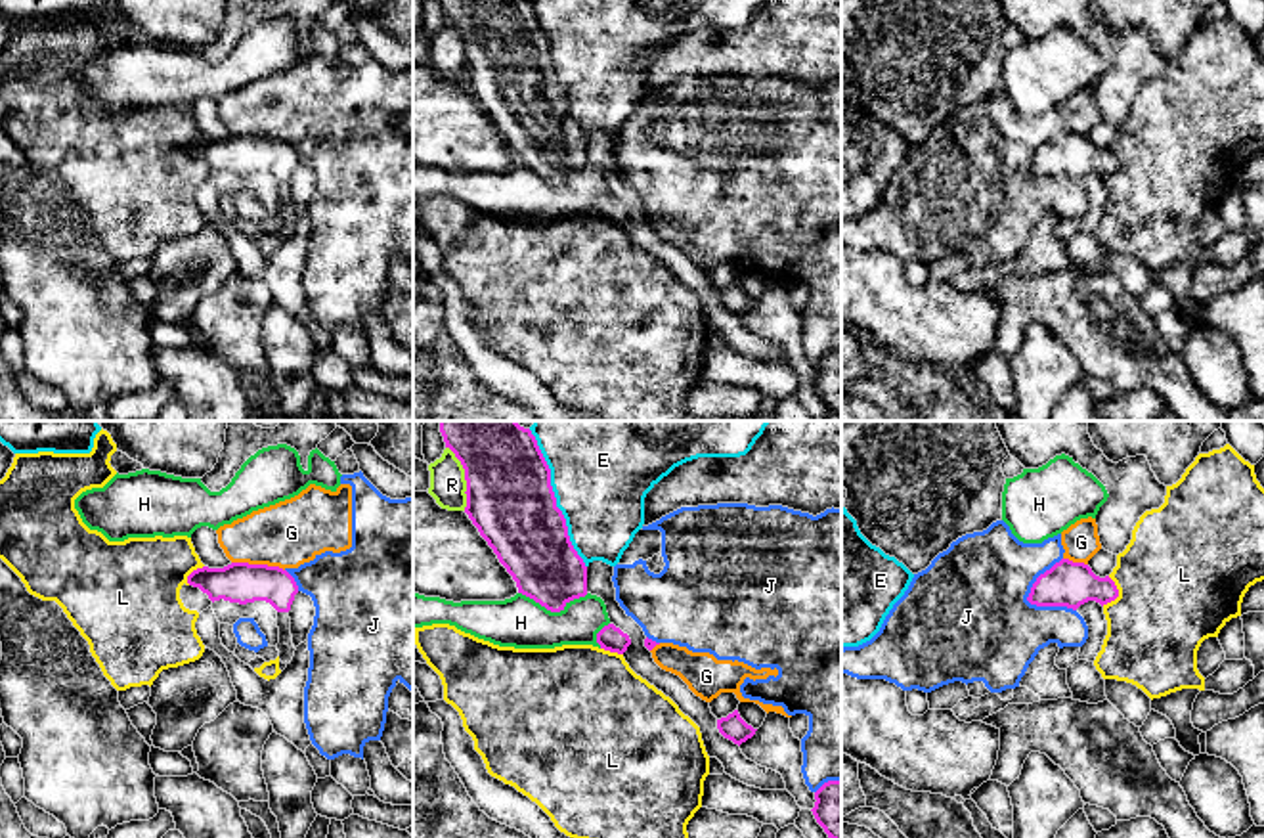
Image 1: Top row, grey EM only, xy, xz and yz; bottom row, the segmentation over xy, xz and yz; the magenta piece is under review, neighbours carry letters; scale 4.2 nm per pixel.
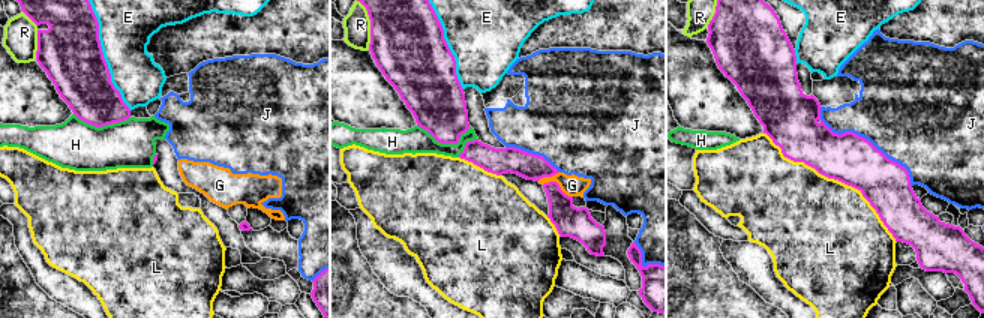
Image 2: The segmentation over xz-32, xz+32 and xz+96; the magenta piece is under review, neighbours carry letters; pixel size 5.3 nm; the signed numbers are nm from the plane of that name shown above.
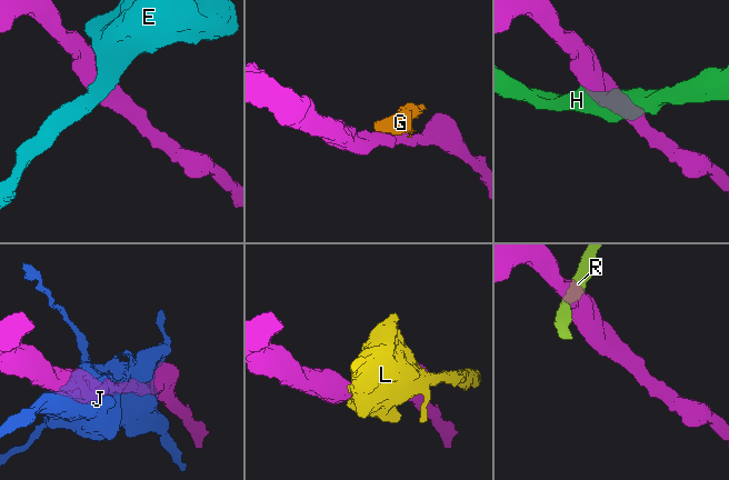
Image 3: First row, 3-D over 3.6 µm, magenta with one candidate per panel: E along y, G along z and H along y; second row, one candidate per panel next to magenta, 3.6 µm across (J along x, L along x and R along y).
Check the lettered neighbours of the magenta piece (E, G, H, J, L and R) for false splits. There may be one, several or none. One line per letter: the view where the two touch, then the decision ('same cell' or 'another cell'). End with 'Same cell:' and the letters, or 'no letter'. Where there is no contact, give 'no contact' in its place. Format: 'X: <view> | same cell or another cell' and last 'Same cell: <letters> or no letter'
E: xz | another cell
G: xy | another cell
H: xz | another cell
J: yz | another cell
L: yz | another cell
R: xz | another cell
Same cell: no letter

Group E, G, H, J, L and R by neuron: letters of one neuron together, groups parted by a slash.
E / G J / H / L / R

